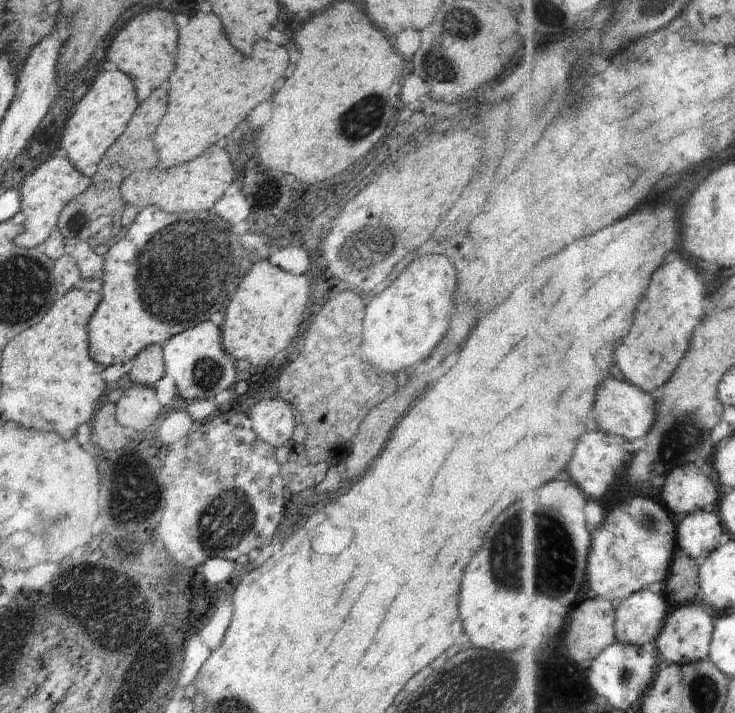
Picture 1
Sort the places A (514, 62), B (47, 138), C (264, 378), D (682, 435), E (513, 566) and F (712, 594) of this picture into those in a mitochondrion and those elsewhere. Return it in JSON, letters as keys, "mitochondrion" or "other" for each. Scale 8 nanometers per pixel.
{"A":"other","B":"other","C":"other","D":"mitochondrion","E":"mitochondrion","F":"other"}

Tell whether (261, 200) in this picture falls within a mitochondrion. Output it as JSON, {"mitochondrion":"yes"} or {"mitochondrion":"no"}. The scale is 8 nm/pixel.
{"mitochondrion":"no"}

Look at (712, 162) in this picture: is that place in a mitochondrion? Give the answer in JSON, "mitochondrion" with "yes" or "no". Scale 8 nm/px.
{"mitochondrion":"no"}

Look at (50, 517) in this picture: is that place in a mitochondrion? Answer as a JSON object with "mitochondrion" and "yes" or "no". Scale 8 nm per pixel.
{"mitochondrion":"yes"}

